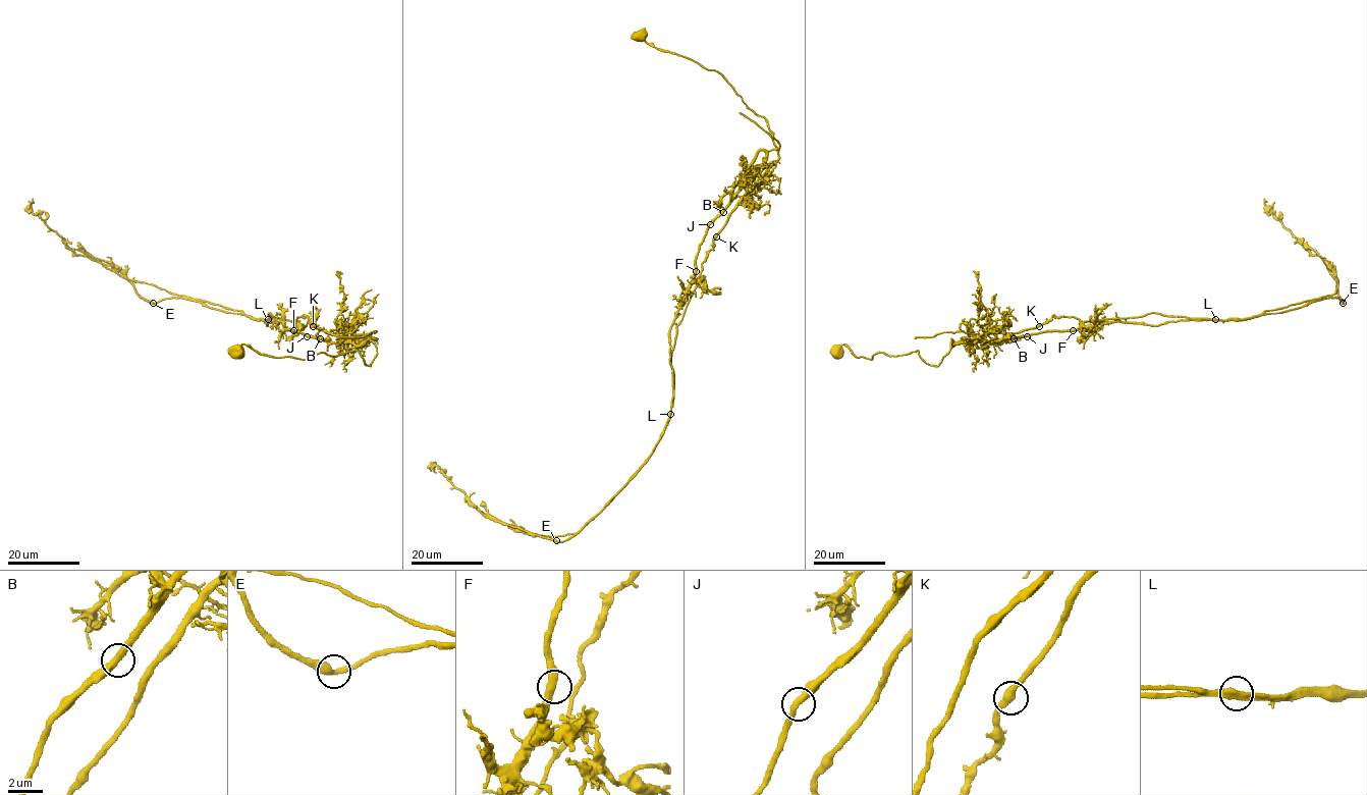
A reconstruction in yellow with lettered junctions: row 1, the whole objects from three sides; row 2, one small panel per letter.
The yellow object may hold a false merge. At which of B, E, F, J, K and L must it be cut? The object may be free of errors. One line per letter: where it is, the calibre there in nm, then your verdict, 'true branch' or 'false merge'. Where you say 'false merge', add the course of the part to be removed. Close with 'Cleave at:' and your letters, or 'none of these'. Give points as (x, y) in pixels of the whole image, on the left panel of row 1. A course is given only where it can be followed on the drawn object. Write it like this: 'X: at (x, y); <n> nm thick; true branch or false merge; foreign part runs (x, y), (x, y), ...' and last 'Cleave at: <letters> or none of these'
B: at (320, 338); 400 nm thick; true branch
E: at (153, 303); 400 nm thick; true branch
F: at (293, 330); 440 nm thick; true branch
J: at (307, 336); 400 nm thick; true branch
K: at (313, 326); 400 nm thick; true branch
L: at (268, 319); 400 nm thick; false merge; foreign part runs (267, 319), (122, 277), (99, 262), (76, 255), (38, 212), (33, 213), (29, 206), (32, 199)
Cleave at: L

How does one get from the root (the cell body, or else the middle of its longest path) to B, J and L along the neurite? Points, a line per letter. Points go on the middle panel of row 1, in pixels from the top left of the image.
B: (641, 36), (657, 48), (717, 70), (765, 119), (779, 145), (743, 180), (723, 212)
J: (641, 36), (657, 48), (717, 70), (765, 119), (779, 145), (767, 152), (710, 224)
L: (641, 36), (717, 70), (765, 119), (779, 145), (743, 180), (699, 247), (695, 278), (669, 333), (670, 414)

